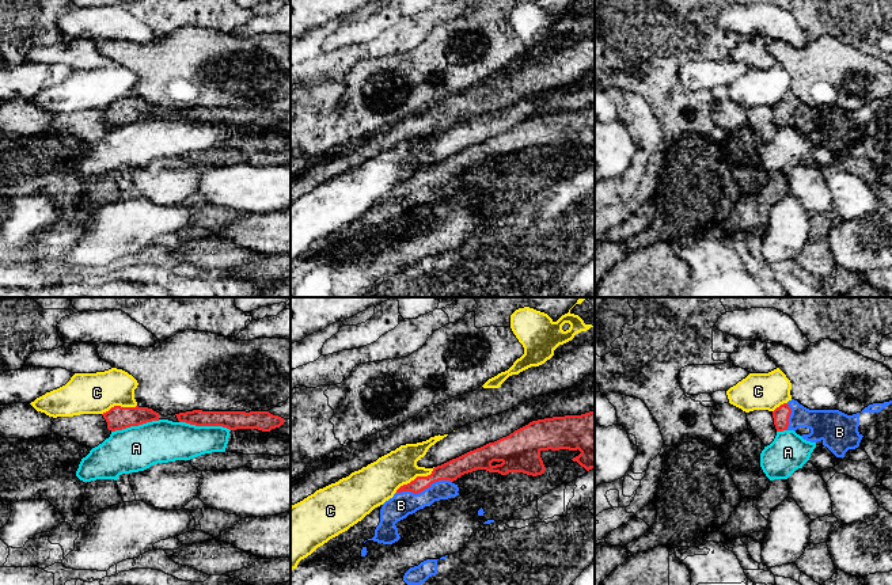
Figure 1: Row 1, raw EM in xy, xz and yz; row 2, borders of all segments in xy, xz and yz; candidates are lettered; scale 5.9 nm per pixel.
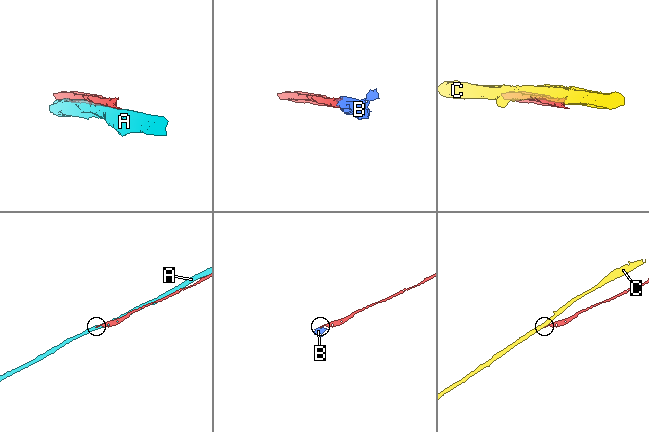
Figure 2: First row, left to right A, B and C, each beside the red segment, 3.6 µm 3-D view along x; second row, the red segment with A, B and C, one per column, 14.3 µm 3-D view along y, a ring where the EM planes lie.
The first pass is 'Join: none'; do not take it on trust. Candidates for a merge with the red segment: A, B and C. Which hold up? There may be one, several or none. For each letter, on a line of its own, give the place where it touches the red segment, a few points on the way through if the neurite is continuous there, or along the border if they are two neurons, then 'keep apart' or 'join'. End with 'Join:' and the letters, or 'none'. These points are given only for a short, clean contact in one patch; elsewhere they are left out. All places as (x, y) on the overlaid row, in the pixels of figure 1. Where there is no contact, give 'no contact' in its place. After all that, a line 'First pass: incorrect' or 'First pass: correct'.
A: xy (205, 425) | keep apart
B: xz (422, 490) | across xz (454, 468), (422, 490), (401, 505) | join
C: xz (416, 478) | along xz (435, 467), (429, 474), (417, 475), (403, 483), (394, 493) | keep apart
Join: B
First pass: incorrect

